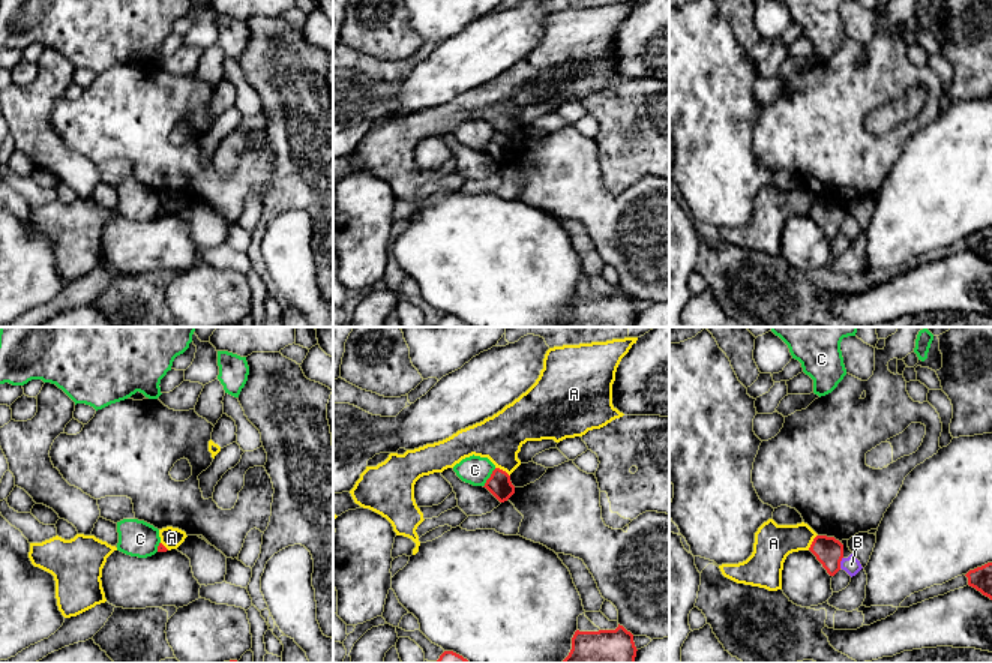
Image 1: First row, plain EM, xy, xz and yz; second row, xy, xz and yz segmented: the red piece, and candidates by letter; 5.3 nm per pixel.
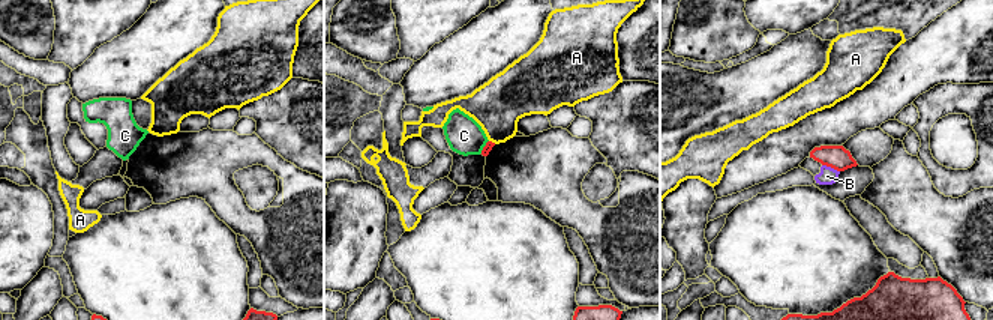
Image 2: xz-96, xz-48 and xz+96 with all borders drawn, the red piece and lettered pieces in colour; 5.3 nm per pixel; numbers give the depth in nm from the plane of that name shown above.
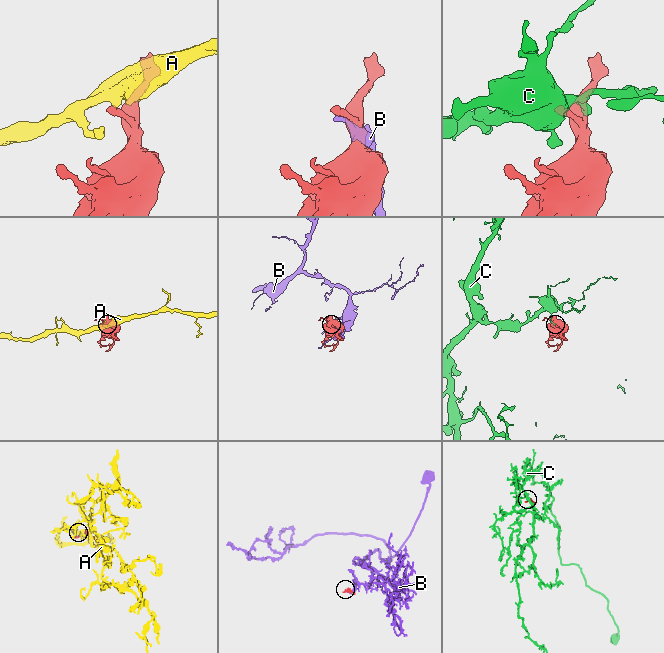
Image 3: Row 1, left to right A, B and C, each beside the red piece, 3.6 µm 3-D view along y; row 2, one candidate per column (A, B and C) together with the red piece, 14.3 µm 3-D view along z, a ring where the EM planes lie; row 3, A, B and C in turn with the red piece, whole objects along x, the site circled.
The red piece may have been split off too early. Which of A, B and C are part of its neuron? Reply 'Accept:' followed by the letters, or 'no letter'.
Accept: no letter

